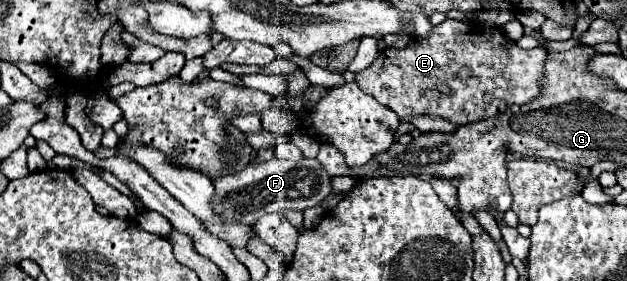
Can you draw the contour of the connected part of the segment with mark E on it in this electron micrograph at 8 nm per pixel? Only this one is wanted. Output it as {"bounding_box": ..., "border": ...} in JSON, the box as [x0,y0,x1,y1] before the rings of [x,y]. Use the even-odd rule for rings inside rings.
{"bounding_box":[356,19,546,127],"border":[[[446,19],[432,29],[428,39],[412,39],[404,49],[380,51],[370,67],[356,73],[356,83],[364,93],[376,97],[384,107],[390,107],[400,121],[410,121],[414,115],[438,115],[460,127],[496,117],[510,105],[524,105],[536,99],[544,85],[544,59],[546,51],[542,47],[524,51],[498,27]]]}

